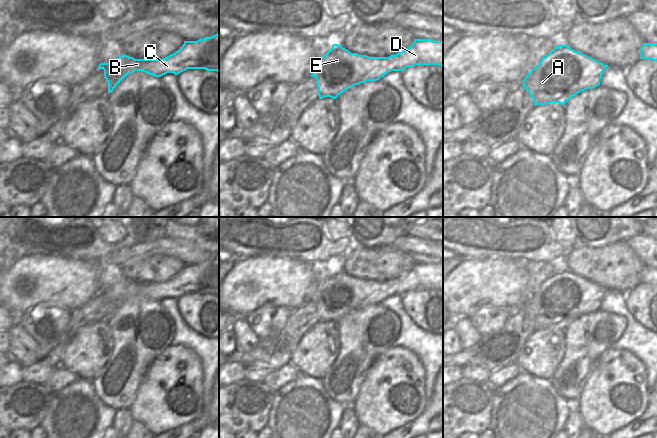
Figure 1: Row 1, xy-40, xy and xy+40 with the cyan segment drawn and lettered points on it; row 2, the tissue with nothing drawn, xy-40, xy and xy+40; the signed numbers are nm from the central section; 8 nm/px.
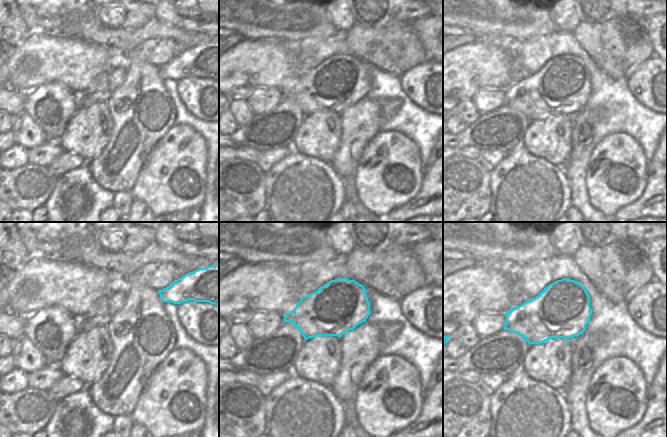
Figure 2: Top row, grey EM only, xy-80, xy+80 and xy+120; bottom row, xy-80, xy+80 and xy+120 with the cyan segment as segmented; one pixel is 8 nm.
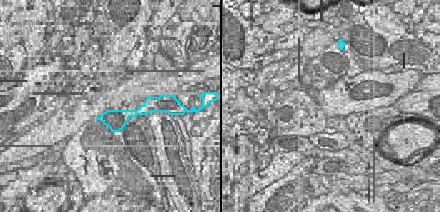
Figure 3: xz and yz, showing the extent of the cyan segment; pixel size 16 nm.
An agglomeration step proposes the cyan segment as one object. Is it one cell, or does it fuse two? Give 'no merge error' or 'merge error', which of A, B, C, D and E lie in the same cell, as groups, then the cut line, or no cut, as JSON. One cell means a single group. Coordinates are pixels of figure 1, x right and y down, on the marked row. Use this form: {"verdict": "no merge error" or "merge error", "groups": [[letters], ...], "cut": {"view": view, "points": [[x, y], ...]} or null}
{"verdict": "no merge error", "groups": [["A", "B", "C", "D", "E"]], "cut": null}

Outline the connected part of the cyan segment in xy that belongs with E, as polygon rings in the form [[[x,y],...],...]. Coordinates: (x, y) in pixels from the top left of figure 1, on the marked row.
[[[414,39],[407,49],[389,57],[359,55],[333,44],[323,57],[318,58],[311,77],[316,78],[320,99],[336,99],[355,85],[377,81],[391,71],[403,71],[415,65],[443,67],[443,41]]]

